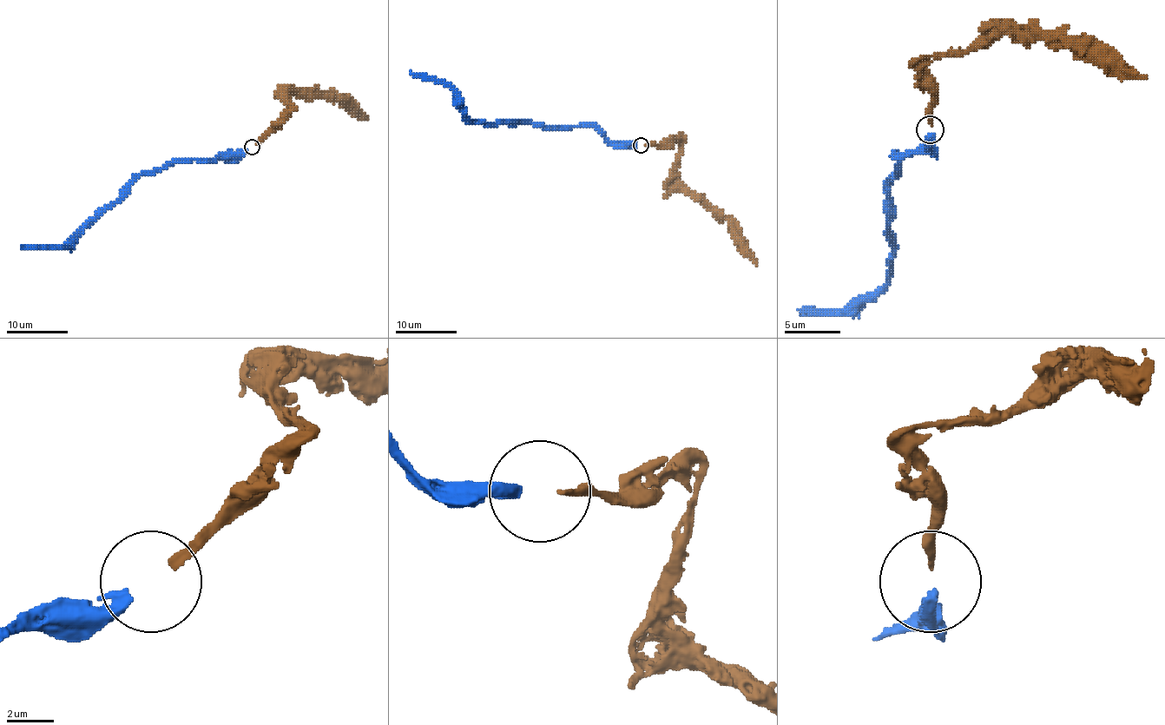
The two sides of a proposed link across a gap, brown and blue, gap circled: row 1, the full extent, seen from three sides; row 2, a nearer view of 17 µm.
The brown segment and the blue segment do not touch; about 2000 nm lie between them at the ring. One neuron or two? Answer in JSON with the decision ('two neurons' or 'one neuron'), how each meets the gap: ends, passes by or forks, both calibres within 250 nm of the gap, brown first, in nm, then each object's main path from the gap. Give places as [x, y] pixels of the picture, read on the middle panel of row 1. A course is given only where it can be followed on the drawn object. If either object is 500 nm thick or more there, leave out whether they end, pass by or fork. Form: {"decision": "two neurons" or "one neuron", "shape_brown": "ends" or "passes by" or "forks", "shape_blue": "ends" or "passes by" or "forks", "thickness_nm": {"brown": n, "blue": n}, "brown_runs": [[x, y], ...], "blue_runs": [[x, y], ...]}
{"decision": "one neuron", "thickness_nm": {"brown": 280, "blue": 500}, "brown_runs": [[646, 146], [670, 146], [675, 141], [680, 148], [674, 180], [700, 195], [727, 220], [733, 235], [757, 265]], "blue_runs": [[636, 144], [612, 144], [590, 126], [477, 124], [465, 115], [457, 96], [447, 85], [417, 78], [410, 71]]}

